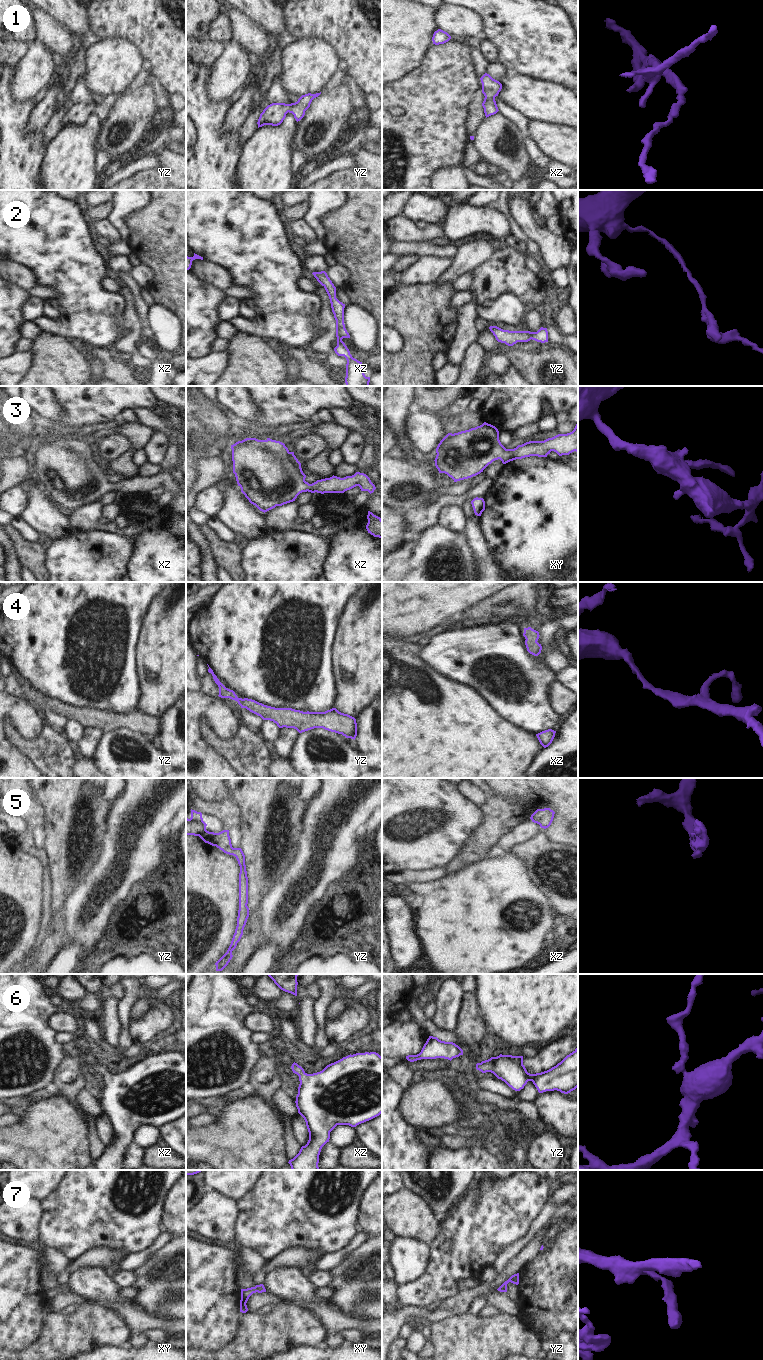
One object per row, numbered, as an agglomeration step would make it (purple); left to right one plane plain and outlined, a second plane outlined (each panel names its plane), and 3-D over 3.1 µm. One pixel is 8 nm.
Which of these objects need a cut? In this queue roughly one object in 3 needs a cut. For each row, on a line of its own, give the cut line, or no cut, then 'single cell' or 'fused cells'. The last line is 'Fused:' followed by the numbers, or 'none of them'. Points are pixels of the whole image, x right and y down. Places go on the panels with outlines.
1: cut none; single cell
2: cut none; single cell
3: cut none; single cell
4: cut none; single cell
5: cut none; single cell
6: cut none; single cell
7: cut none; single cell
Fused: none of them

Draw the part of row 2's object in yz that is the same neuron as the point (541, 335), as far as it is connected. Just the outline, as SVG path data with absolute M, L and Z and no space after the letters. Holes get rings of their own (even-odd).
M490 326L489 329L498 342L505 343L508 346L513 346L517 342L528 342L531 339L541 343L548 342L548 331L547 328L543 327L537 332L509 331L497 326Z

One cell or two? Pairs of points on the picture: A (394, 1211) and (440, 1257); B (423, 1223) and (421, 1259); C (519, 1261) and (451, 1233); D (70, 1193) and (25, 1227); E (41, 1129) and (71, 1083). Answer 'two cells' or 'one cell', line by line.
A: two cells
B: two cells
C: two cells
D: two cells
E: two cells

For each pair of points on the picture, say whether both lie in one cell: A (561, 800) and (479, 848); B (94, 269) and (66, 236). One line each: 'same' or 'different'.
A: same
B: same

